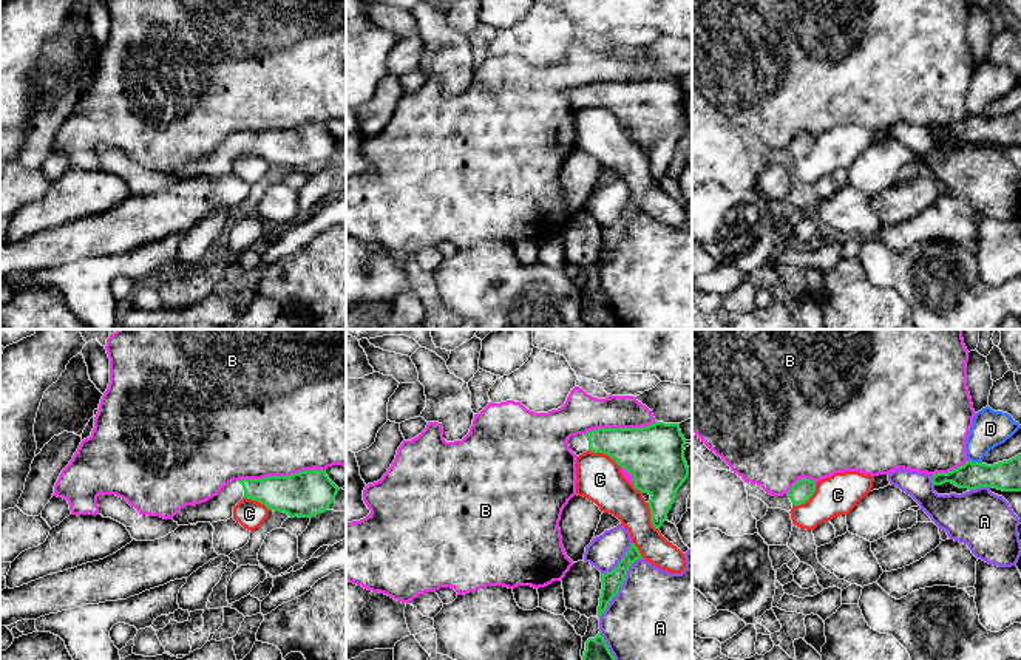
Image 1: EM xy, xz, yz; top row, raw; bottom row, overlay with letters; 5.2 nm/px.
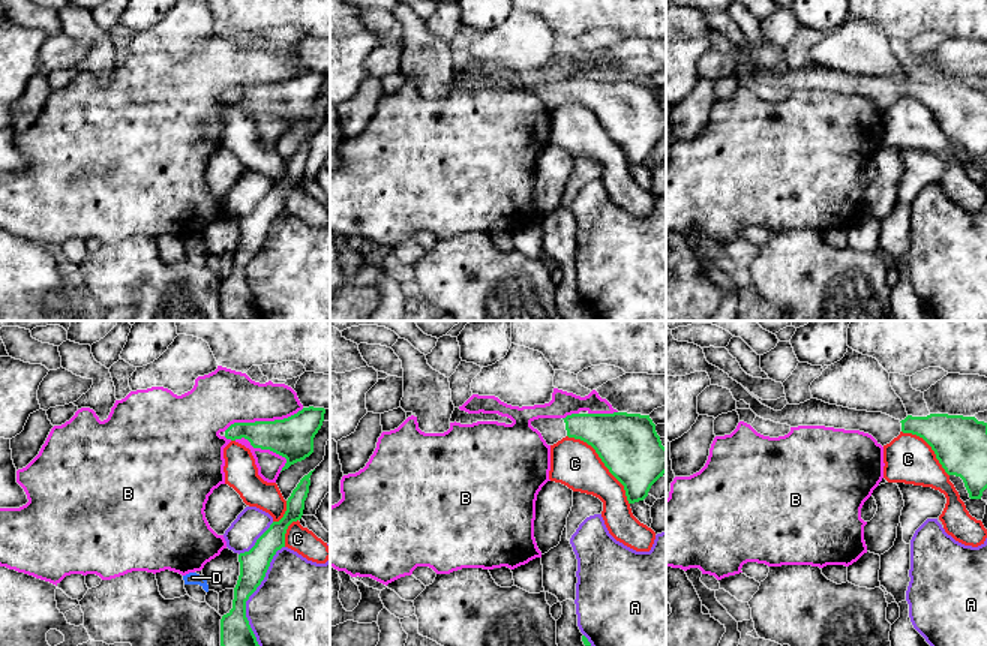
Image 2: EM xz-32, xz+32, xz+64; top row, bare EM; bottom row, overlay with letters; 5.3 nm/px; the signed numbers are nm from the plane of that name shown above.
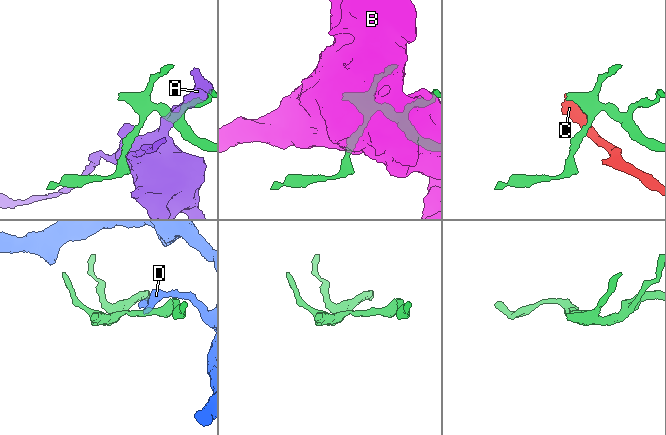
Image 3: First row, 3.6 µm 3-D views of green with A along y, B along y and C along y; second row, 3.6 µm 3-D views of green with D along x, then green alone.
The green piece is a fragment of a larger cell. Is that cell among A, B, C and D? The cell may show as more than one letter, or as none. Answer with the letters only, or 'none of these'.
none of these

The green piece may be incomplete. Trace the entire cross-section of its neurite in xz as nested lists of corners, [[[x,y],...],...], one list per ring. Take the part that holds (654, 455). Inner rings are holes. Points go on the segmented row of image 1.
[[[655,422],[641,428],[598,428],[572,436],[570,450],[579,456],[587,450],[610,456],[633,476],[633,487],[649,493],[650,521],[660,530],[689,476],[684,459],[686,439],[680,424]]]

